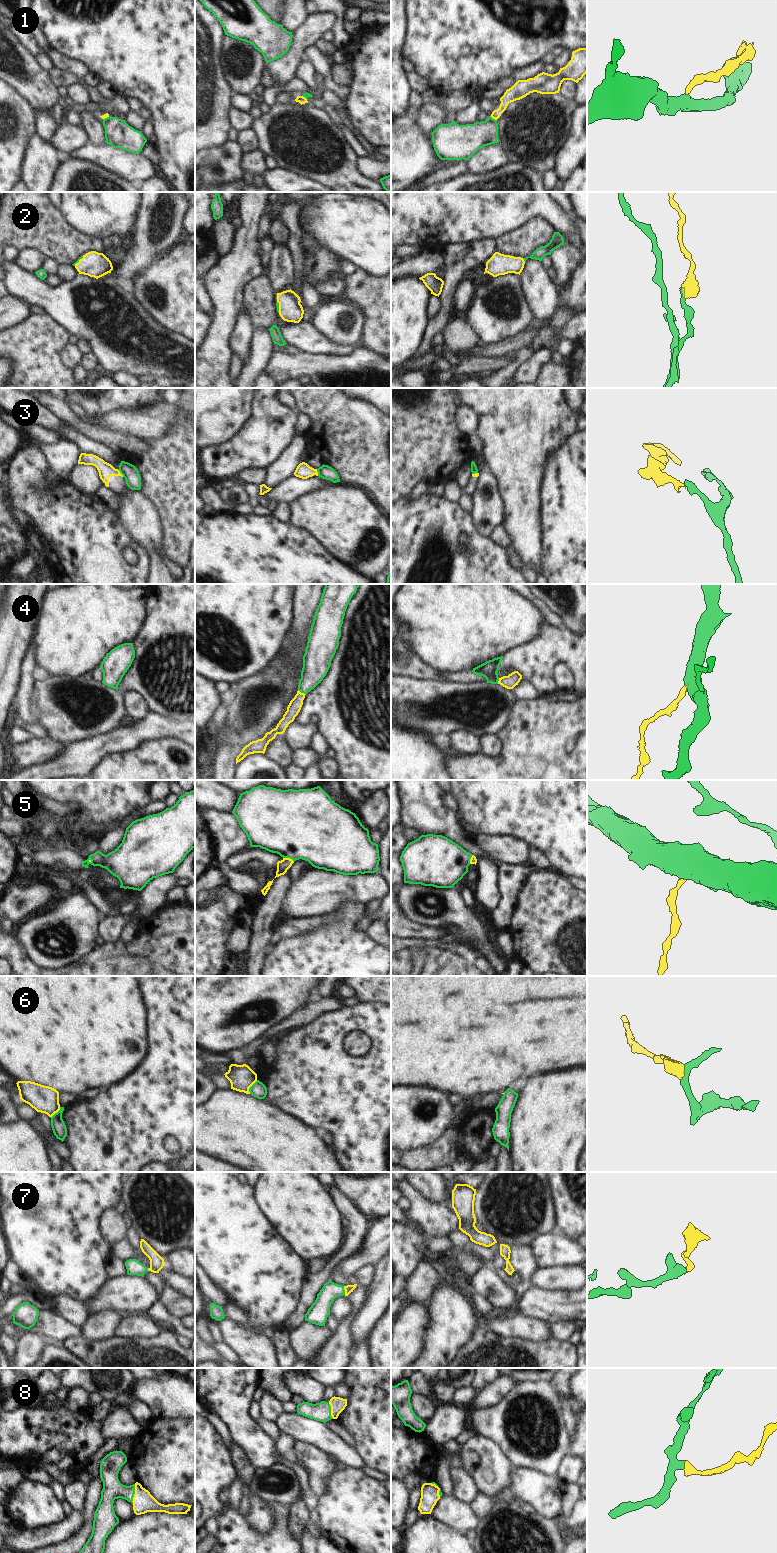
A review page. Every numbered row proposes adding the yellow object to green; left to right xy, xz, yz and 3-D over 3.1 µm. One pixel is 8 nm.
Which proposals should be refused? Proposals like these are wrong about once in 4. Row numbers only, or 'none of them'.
1, 3, 6

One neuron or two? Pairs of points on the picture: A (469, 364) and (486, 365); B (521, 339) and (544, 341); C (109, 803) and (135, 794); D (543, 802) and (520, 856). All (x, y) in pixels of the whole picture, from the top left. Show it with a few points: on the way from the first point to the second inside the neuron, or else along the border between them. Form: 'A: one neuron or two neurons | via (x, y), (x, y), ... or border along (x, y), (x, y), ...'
A: one neuron | via (473, 365), (482, 365)
B: two neurons | border along (537, 331), (523, 346)
C: one neuron | via (115, 797), (118, 794), (129, 794)
D: two neurons | border along (504, 835), (521, 839), (530, 847)

